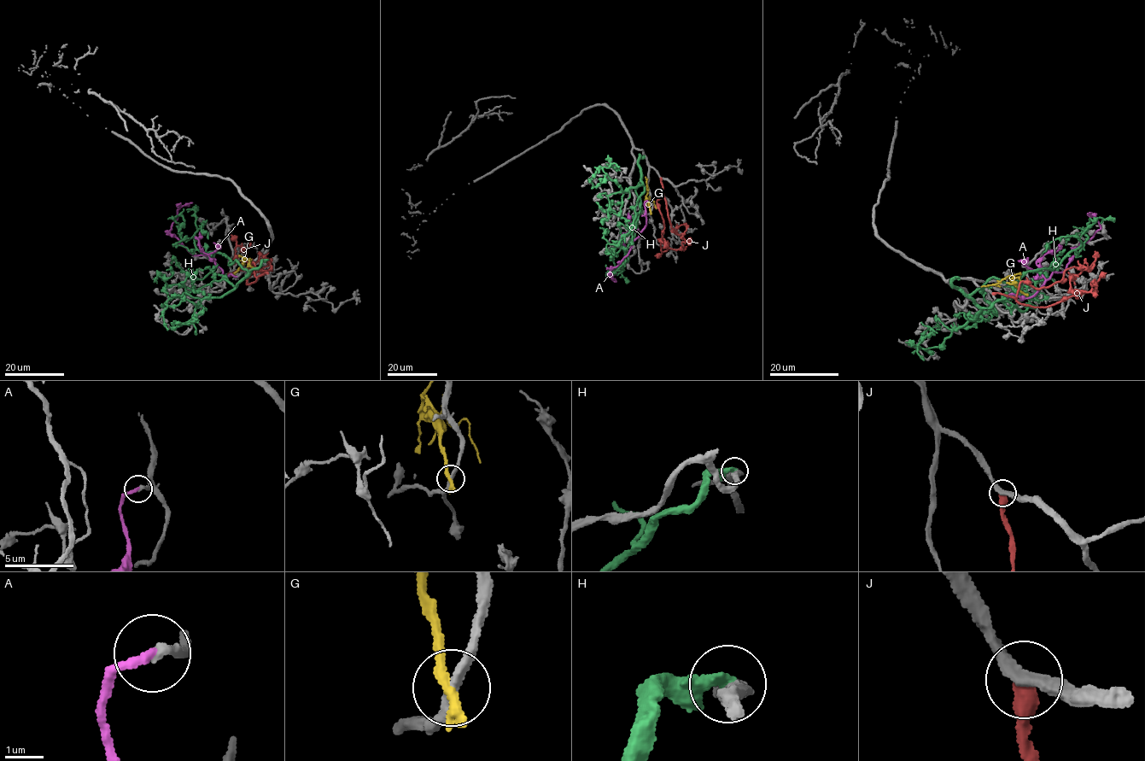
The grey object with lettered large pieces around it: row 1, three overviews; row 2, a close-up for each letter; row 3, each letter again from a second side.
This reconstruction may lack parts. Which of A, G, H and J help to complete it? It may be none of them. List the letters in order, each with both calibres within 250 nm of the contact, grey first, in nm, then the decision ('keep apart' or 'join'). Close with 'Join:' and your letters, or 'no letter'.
A: calibres 240 and 200 nm; join
G: calibres 280 and 320 nm; keep apart
H: calibres 400 and 380 nm; keep apart
J: calibres 360 and 500 nm; keep apart
Join: A

